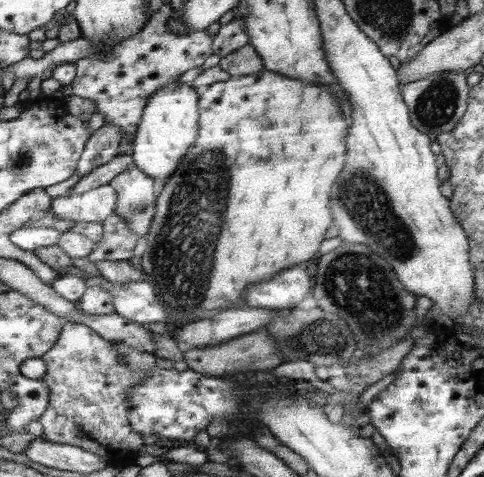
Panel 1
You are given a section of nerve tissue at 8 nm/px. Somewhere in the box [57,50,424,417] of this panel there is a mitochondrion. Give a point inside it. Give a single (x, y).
(183, 253)

